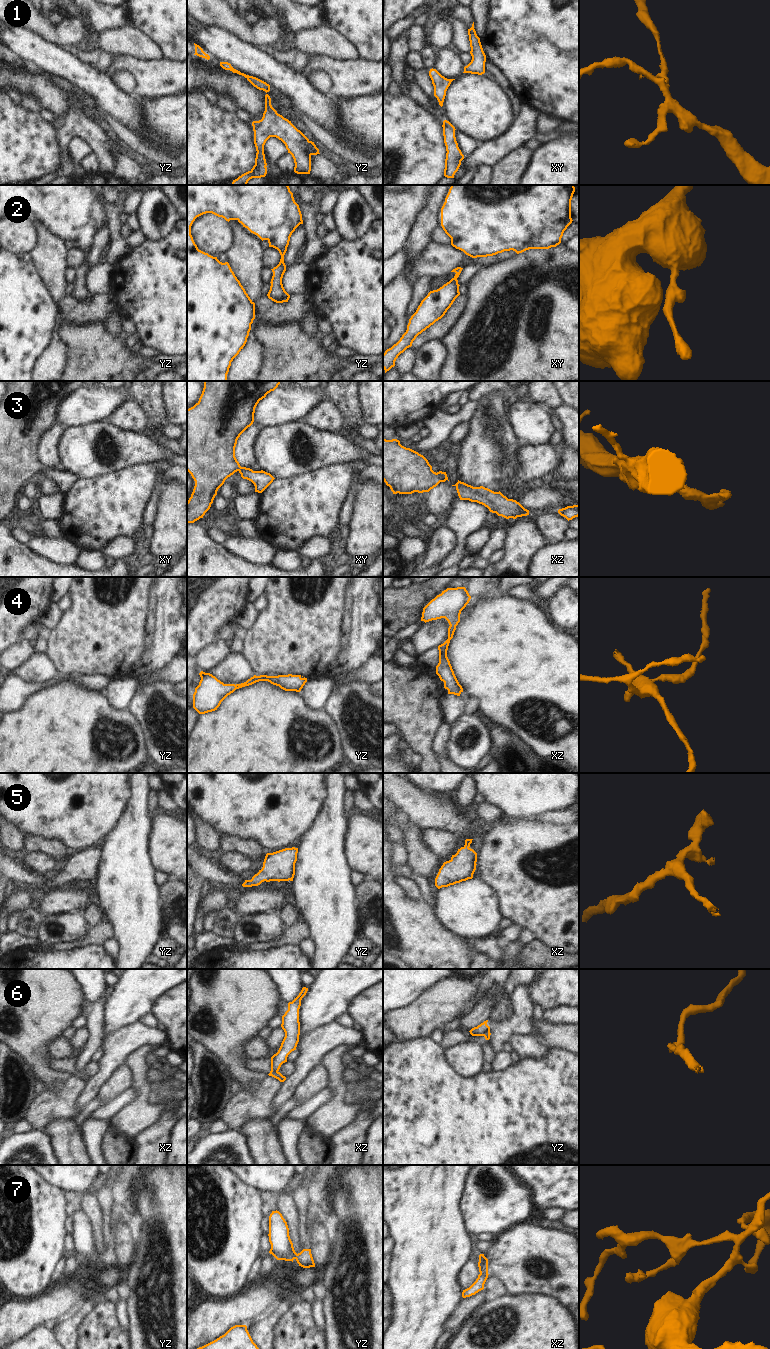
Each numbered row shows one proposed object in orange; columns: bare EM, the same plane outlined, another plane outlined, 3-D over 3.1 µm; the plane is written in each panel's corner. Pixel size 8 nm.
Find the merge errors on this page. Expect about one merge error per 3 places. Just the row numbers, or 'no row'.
6

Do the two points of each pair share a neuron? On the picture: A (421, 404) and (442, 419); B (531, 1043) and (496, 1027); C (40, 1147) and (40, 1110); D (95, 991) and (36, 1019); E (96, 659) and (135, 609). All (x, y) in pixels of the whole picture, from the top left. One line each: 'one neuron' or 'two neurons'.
A: two neurons
B: two neurons
C: two neurons
D: two neurons
E: one neuron

